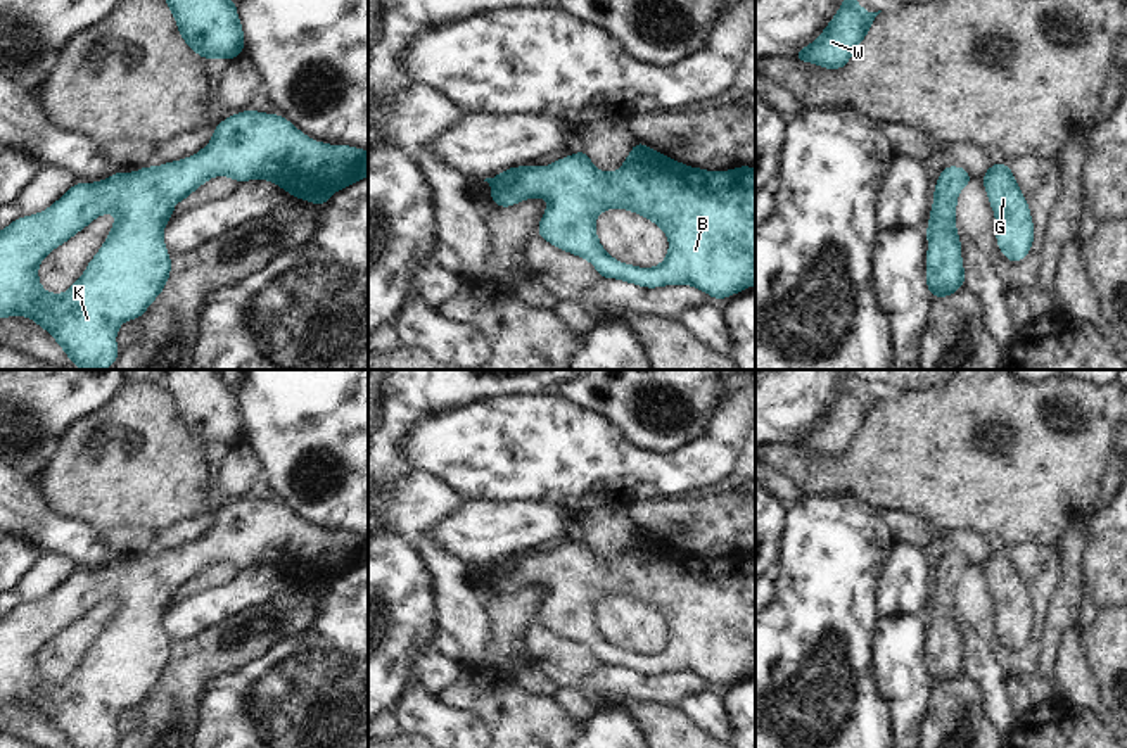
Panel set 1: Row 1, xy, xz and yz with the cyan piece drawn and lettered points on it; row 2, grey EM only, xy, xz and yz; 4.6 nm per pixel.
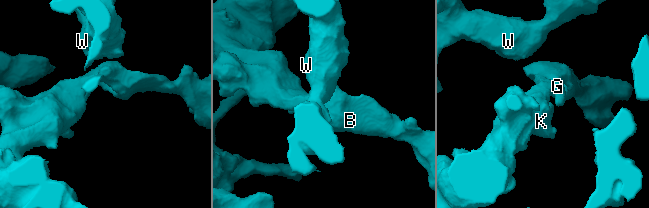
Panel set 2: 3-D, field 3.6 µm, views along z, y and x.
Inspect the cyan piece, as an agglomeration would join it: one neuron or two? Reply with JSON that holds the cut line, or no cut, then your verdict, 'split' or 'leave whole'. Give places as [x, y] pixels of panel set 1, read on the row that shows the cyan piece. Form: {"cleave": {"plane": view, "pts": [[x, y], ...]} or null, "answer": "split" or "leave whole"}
{"cleave": null, "answer": "leave whole"}

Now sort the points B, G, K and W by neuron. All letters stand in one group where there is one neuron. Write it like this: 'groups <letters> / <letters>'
groups B G K W

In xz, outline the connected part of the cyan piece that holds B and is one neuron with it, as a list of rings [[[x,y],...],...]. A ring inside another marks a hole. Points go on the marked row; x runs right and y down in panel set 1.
[[[636,142],[615,173],[600,171],[581,149],[546,168],[532,164],[508,168],[484,181],[491,185],[491,202],[501,209],[544,195],[548,207],[539,219],[538,237],[560,250],[588,259],[600,278],[617,278],[646,288],[691,285],[712,299],[728,299],[755,285],[755,169],[752,166],[705,171]],[[615,207],[645,216],[662,228],[669,238],[669,252],[659,266],[622,264],[605,252],[595,221],[603,211]]]

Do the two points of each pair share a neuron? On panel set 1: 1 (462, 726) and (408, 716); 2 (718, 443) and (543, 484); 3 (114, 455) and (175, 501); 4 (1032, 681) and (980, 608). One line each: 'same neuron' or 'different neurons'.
1: same neuron
2: same neuron
3: same neuron
4: different neurons

